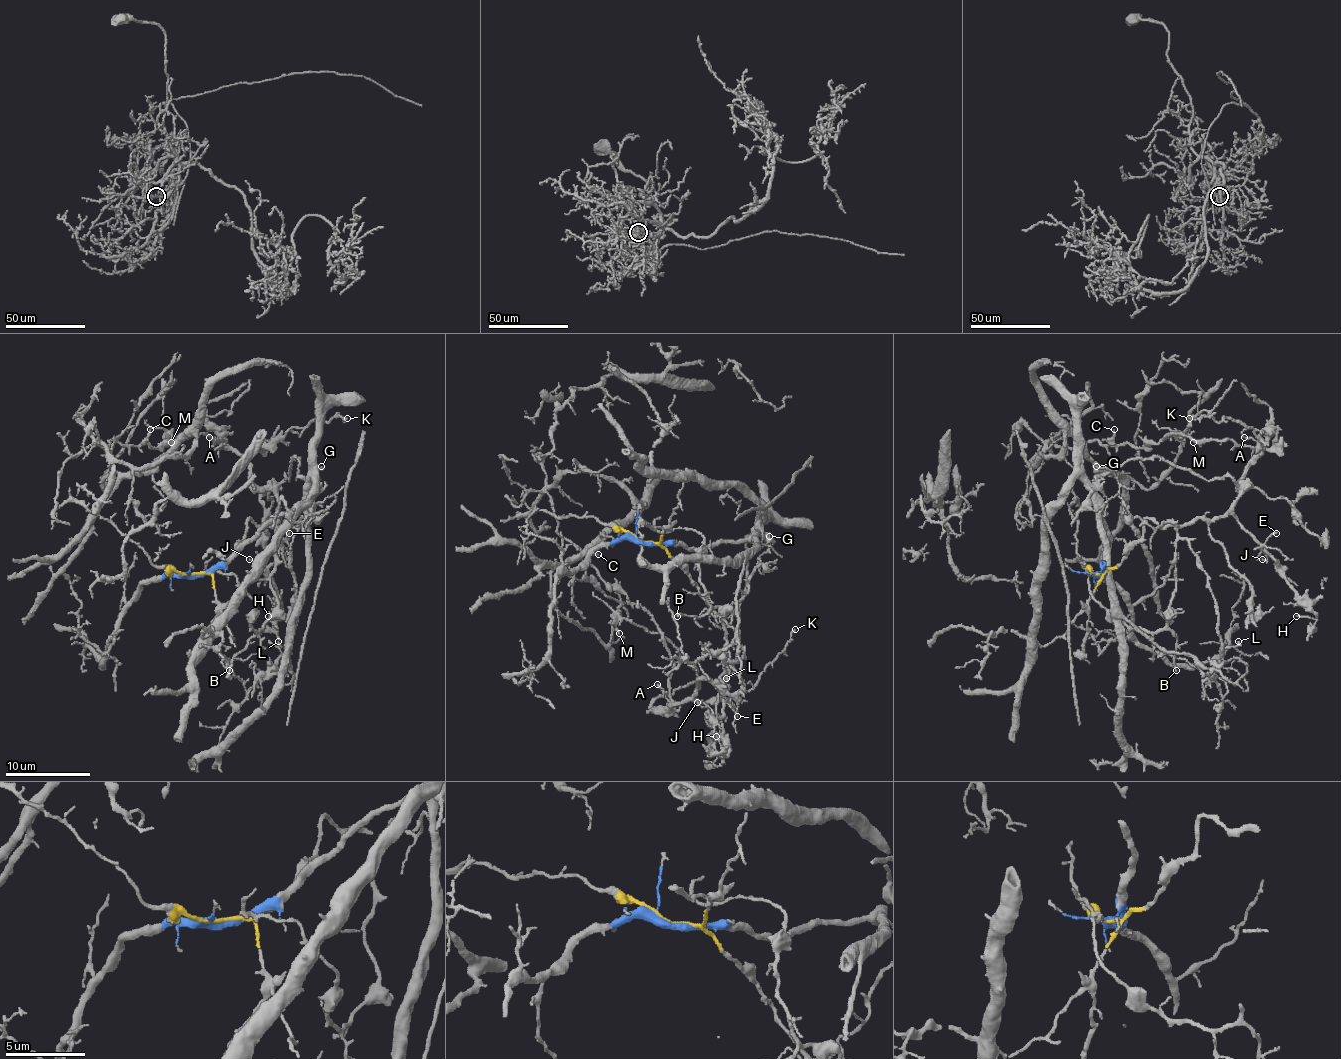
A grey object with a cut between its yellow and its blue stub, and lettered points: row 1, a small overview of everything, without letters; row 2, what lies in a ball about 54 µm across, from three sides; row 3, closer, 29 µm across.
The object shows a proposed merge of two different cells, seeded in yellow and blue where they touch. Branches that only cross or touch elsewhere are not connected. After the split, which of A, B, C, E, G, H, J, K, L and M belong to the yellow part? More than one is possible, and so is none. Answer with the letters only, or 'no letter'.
A, B, C, E, G, H, J, K, L, M

